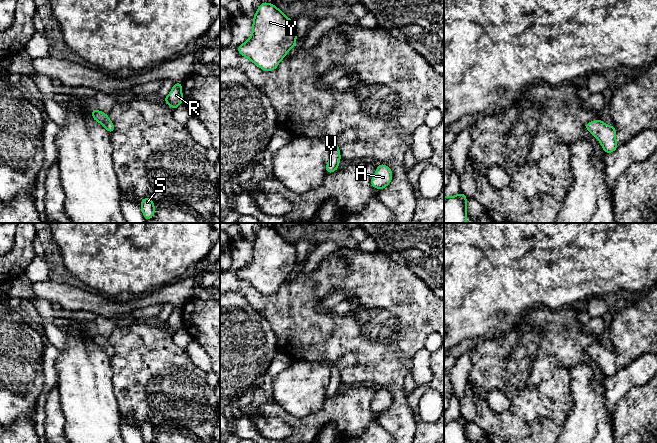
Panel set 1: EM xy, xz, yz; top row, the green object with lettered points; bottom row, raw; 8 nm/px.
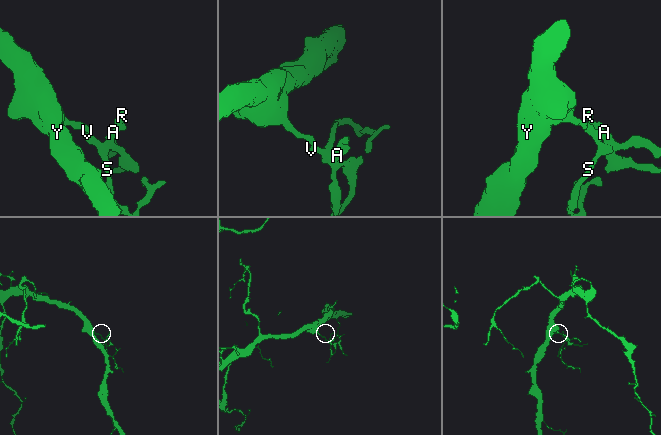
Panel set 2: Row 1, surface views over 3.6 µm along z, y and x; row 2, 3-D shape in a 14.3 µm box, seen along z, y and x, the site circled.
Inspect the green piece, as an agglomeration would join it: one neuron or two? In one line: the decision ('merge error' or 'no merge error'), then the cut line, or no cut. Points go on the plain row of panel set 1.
no merge error; no cut

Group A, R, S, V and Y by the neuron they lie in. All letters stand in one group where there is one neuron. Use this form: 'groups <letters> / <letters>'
groups A R S V Y

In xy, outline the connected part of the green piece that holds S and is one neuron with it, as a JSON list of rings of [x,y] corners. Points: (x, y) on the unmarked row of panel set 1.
[[[151,421],[144,422],[140,427],[143,439],[145,443],[151,443],[155,436],[155,430],[152,426]]]

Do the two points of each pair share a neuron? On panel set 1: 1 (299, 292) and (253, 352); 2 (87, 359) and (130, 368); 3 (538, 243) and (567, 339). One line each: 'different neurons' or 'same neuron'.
1: different neurons
2: different neurons
3: different neurons

